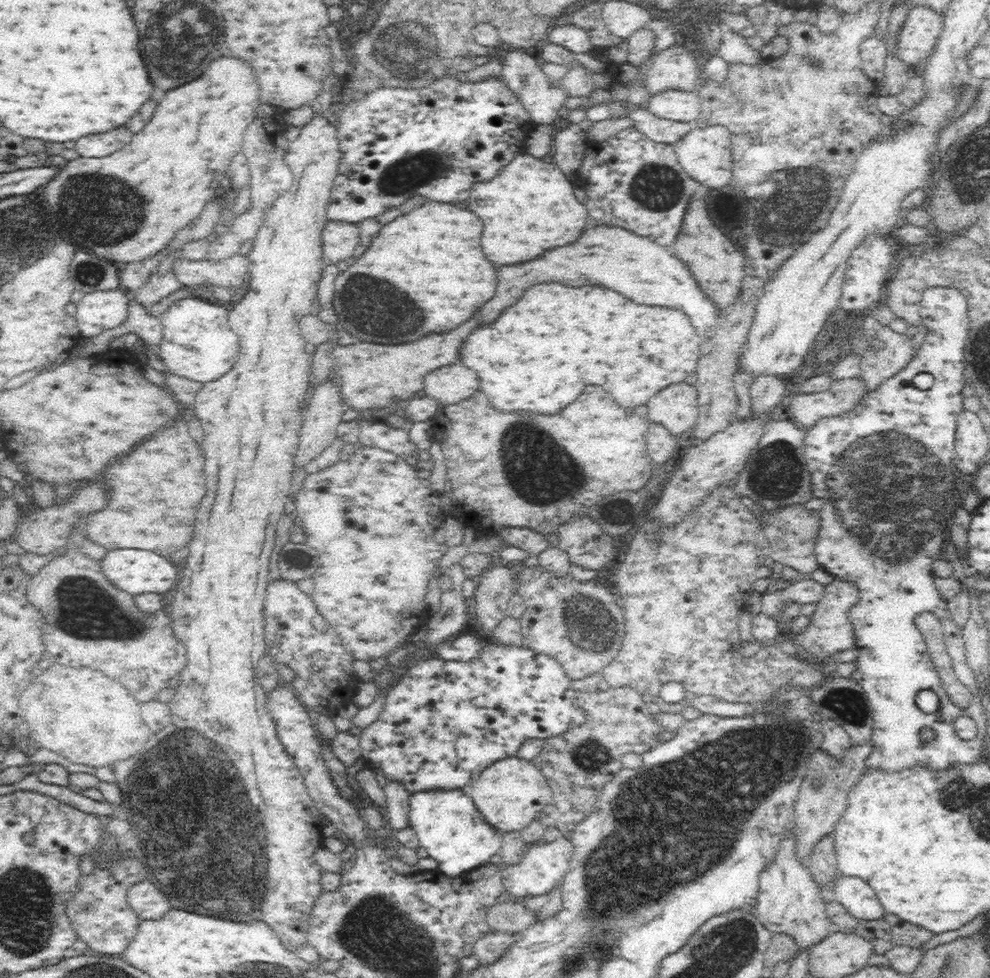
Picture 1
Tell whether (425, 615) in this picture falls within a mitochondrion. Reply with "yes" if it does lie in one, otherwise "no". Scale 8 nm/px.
no

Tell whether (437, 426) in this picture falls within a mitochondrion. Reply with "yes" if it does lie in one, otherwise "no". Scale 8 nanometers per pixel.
no

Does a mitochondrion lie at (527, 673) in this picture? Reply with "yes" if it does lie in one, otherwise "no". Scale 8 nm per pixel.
no

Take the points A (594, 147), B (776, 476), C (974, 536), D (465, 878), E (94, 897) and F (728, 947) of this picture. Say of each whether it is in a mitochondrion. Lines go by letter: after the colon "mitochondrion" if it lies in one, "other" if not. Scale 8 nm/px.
A: other
B: mitochondrion
C: mitochondrion
D: other
E: other
F: mitochondrion

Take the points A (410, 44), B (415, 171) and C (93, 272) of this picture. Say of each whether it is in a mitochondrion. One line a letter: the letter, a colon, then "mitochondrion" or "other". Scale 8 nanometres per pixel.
A: mitochondrion
B: mitochondrion
C: mitochondrion

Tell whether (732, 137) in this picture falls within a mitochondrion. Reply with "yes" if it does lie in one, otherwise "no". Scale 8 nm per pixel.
no

